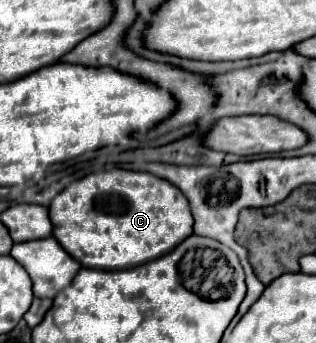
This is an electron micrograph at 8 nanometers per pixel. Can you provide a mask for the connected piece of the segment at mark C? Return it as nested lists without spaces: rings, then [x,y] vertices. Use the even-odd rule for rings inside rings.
[[[126,169],[90,173],[70,183],[64,191],[60,191],[52,199],[48,211],[52,221],[52,235],[58,239],[58,243],[82,267],[92,267],[92,269],[130,269],[148,263],[152,259],[158,259],[170,253],[188,235],[192,235],[192,225],[194,225],[192,213],[188,209],[188,199],[176,185],[146,171],[126,171]]]

